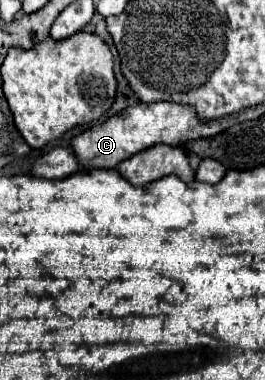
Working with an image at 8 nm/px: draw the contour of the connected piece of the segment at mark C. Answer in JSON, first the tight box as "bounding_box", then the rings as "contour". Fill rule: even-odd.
{"bounding_box":[71,103,225,169],"contour":[[[139,103],[133,107],[123,109],[121,113],[113,115],[111,119],[107,119],[103,125],[93,125],[91,129],[83,131],[81,135],[77,135],[71,143],[81,167],[97,167],[97,169],[115,169],[121,161],[125,161],[127,157],[149,149],[157,143],[167,143],[167,145],[183,145],[189,143],[193,139],[203,139],[203,137],[213,137],[217,133],[221,133],[225,129],[225,119],[219,121],[203,121],[197,117],[195,109],[191,109],[189,105],[179,105],[179,103]]]}

